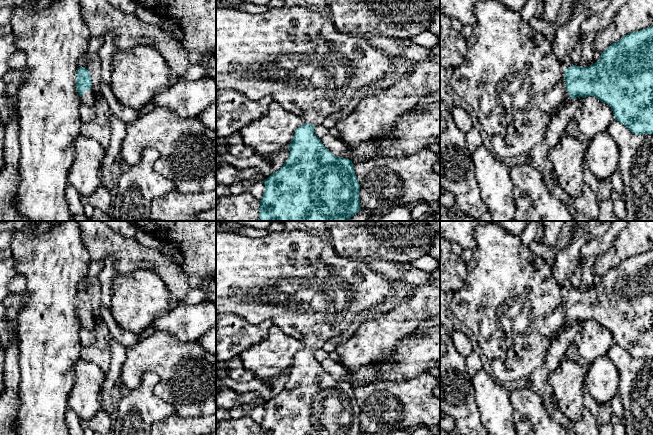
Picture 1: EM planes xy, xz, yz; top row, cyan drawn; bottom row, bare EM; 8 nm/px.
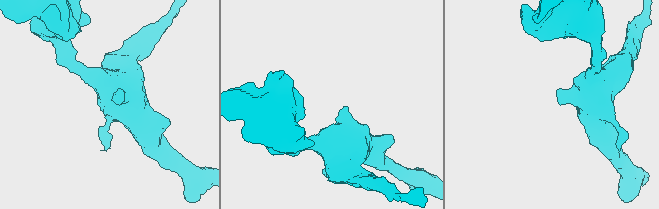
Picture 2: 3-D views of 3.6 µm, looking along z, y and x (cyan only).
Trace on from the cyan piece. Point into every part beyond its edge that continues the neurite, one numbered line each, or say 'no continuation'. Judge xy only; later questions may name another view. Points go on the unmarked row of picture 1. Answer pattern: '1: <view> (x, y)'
1: xy (88, 321)

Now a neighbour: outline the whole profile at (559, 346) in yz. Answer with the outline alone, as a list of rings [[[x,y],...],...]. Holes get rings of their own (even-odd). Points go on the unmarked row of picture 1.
[[[582,321],[571,323],[570,327],[562,335],[554,339],[544,364],[530,375],[532,380],[531,389],[541,397],[547,414],[565,430],[570,427],[570,420],[559,409],[553,407],[550,399],[552,388],[548,377],[565,358],[569,346],[575,341],[575,335],[581,331],[582,325]]]

